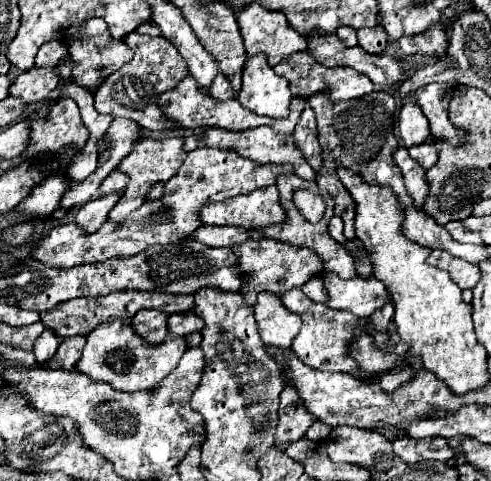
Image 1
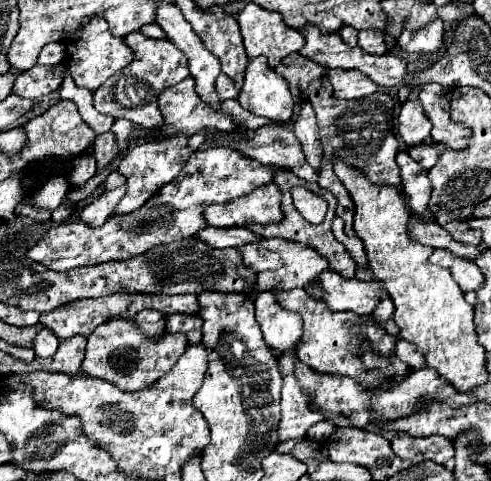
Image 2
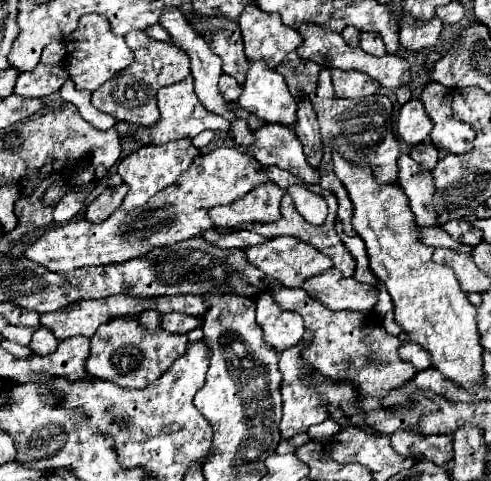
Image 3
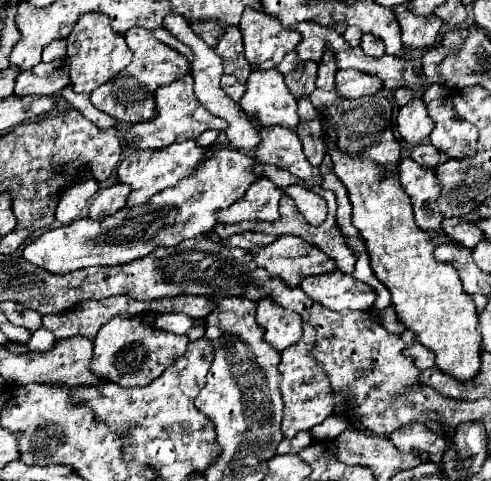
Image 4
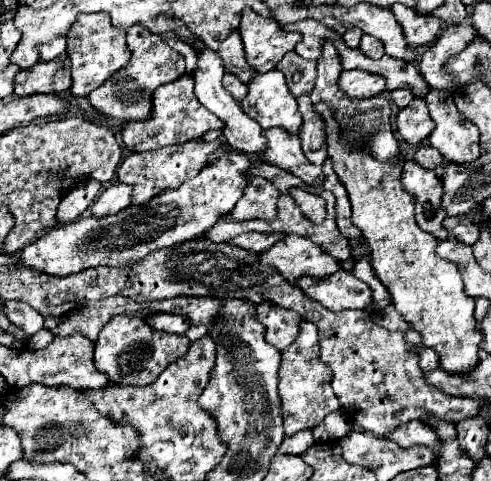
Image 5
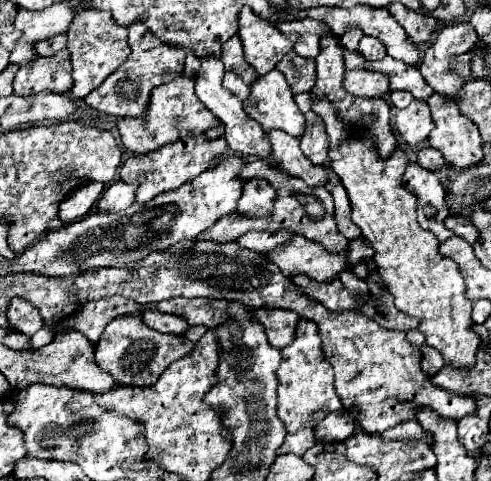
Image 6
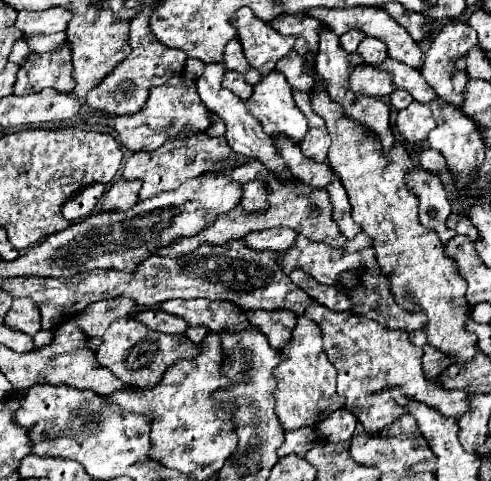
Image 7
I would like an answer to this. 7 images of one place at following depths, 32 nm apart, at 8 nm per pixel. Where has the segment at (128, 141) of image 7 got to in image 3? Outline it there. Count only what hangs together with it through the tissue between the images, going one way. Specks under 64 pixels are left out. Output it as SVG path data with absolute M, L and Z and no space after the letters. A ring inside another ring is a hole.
M192 76L172 84L172 86L164 86L158 90L156 94L156 100L158 100L158 110L160 110L160 120L156 124L150 124L150 126L136 126L134 128L134 138L138 142L138 146L148 146L148 144L168 144L172 140L182 140L182 138L194 138L198 136L202 130L220 130L220 132L226 132L230 128L230 122L226 118L220 118L220 116L214 116L212 112L208 112L198 96L194 94L194 88L192 88Z

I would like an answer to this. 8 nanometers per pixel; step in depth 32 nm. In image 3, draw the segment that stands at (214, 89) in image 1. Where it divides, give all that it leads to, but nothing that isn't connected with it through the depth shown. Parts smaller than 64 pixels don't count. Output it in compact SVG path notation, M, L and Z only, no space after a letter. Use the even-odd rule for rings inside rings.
M222 74L218 86L220 86L220 92L224 94L224 98L228 98L228 100L232 100L232 102L236 102L238 96L242 94L242 86L236 82L236 78L232 78L232 76L228 76L228 74Z

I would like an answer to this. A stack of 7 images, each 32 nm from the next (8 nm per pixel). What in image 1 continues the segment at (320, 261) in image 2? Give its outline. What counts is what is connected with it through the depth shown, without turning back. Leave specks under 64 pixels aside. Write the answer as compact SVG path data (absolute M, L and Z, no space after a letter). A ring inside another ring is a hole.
M248 240L244 244L232 246L232 250L238 256L240 268L244 272L244 286L242 286L242 296L246 304L256 304L256 294L262 290L274 292L274 294L284 294L292 288L300 288L306 284L308 276L316 276L316 272L324 270L324 262L316 252L304 246L292 246L280 240Z

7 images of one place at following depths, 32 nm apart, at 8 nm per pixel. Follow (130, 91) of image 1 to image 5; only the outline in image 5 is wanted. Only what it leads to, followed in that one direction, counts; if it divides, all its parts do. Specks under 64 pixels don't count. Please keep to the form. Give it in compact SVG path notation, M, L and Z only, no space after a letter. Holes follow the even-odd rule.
M136 24L128 28L128 46L132 48L130 62L112 76L112 80L106 80L96 92L90 92L86 100L96 108L98 112L106 116L114 116L118 120L144 120L150 116L152 110L152 92L160 84L168 84L184 74L184 56L176 50L172 50L164 40L156 34L152 34L142 24Z

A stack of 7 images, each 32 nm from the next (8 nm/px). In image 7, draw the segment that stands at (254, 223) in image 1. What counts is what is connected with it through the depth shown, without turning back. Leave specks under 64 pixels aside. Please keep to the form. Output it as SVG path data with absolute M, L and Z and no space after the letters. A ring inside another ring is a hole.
M252 180L250 184L244 184L244 196L242 196L242 206L248 212L262 212L268 206L268 188L264 182L260 184L258 180Z

